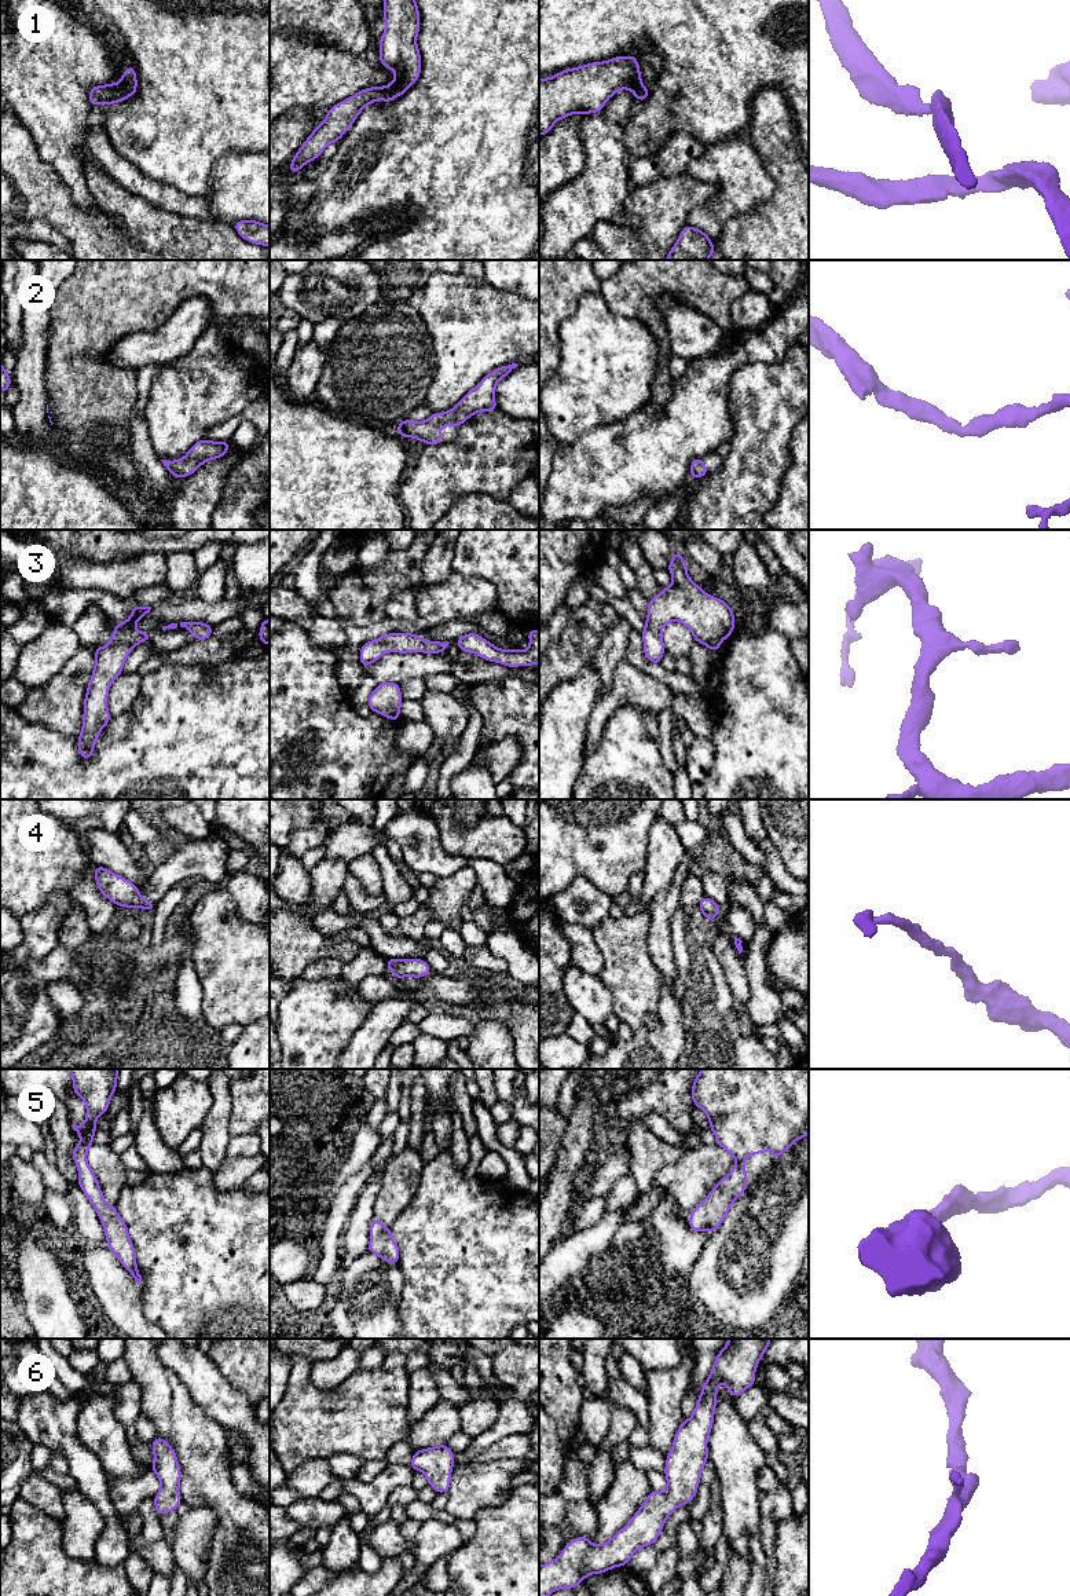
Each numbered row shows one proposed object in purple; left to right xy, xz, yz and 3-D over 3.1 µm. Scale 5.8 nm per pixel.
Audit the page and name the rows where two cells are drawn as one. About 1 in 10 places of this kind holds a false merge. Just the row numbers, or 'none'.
none

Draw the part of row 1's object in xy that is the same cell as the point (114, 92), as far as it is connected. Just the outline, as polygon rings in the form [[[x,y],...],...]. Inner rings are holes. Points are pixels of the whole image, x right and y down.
[[[128,66],[127,70],[121,76],[121,83],[113,83],[106,85],[98,85],[89,88],[89,103],[95,105],[111,105],[120,103],[128,99],[129,95],[136,95],[136,73],[133,66]]]

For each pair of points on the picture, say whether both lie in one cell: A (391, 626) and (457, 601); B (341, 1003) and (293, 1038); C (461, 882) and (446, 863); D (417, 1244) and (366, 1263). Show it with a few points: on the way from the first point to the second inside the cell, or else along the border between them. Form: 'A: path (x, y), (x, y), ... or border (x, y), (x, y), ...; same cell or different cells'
A: path (407, 626), (420, 626), (440, 606); same cell
B: path (329, 1013), (321, 1016), (306, 1031); same cell
C: border (477, 875), (469, 868), (460, 868), (438, 878); different cells
D: border (396, 1263), (402, 1274), (400, 1295); different cells

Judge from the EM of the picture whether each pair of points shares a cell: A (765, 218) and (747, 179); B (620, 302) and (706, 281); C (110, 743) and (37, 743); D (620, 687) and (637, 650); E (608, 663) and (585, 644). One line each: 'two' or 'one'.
A: two
B: one
C: one
D: two
E: two

